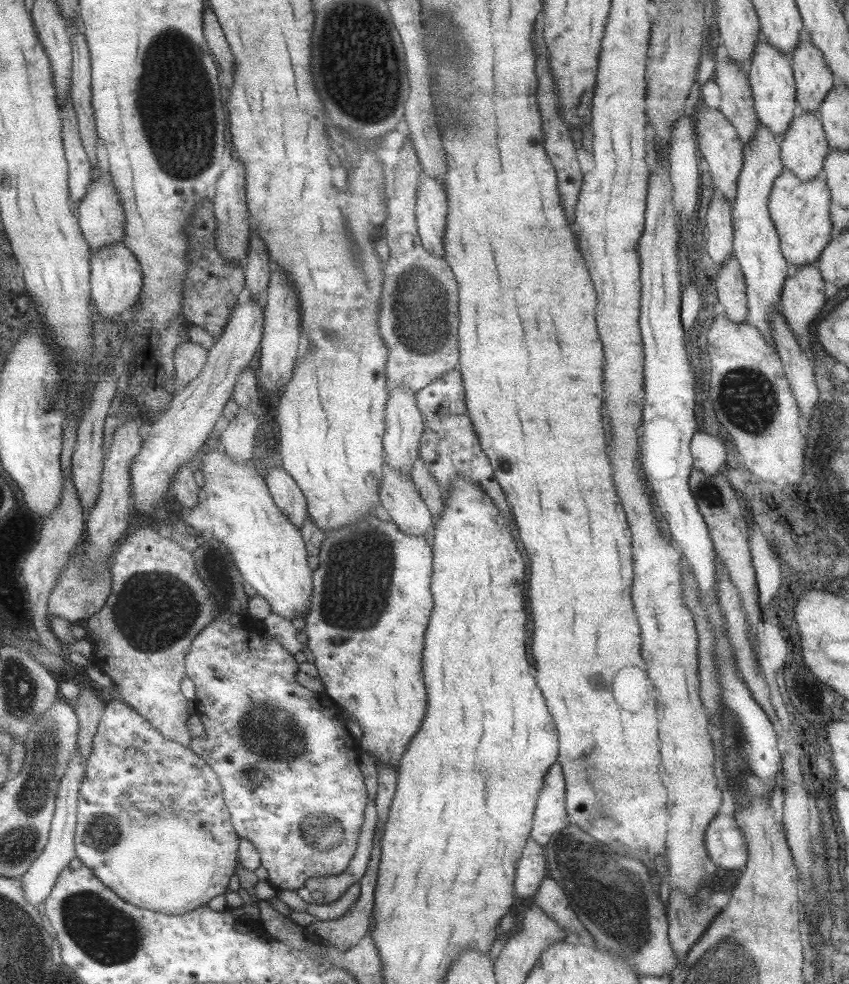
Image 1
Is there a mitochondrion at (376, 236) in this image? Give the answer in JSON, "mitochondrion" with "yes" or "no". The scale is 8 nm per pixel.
{"mitochondrion":"no"}

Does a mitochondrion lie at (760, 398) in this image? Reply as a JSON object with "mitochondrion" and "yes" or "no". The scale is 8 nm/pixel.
{"mitochondrion":"yes"}

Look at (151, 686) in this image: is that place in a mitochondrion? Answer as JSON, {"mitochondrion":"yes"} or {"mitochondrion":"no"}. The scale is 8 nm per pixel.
{"mitochondrion":"no"}

